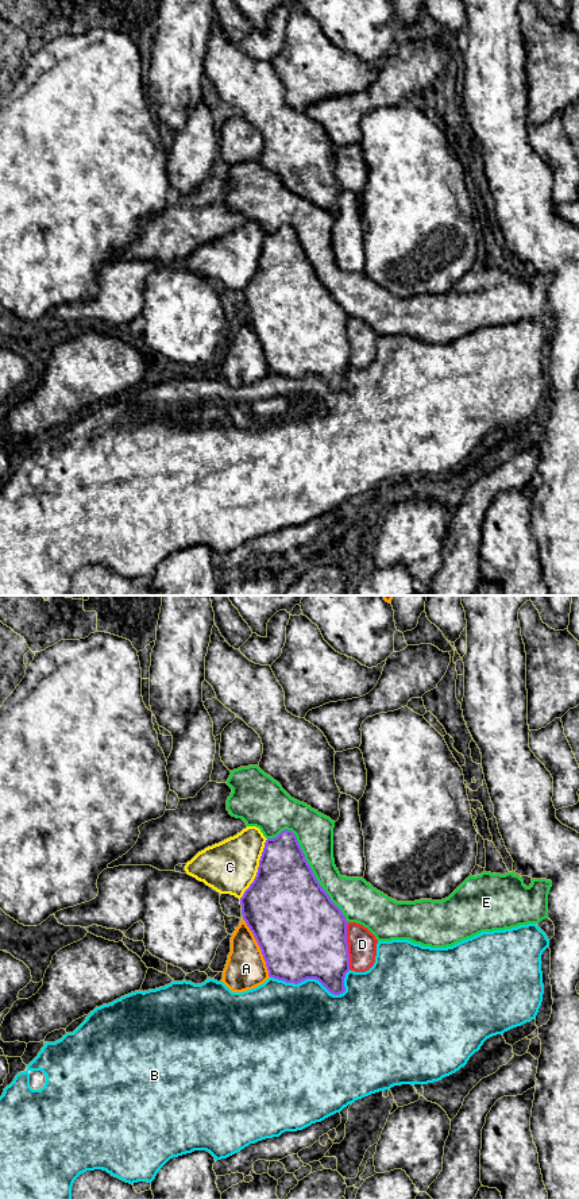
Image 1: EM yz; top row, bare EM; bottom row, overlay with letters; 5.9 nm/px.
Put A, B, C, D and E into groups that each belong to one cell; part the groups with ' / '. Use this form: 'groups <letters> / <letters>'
groups A / B / C / D / E

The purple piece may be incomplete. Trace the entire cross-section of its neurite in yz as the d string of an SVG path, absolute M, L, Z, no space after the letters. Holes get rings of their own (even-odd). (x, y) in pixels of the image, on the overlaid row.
M247 826L236 836L198 852L186 863L185 871L217 892L240 899L243 920L262 951L270 978L294 984L316 979L333 995L346 991L344 978L350 971L348 922L317 882L292 830L285 829L277 837L266 838L259 828Z

